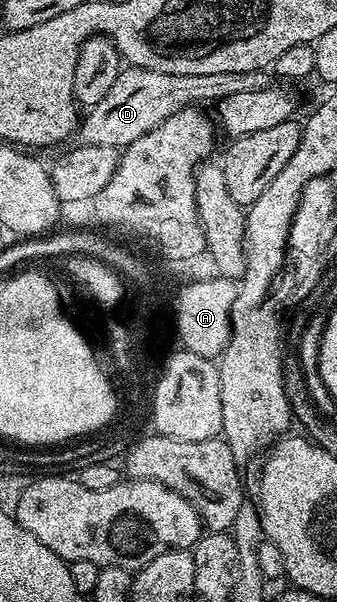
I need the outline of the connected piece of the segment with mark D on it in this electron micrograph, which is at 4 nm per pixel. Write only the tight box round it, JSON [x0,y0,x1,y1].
[79,66,276,147]

